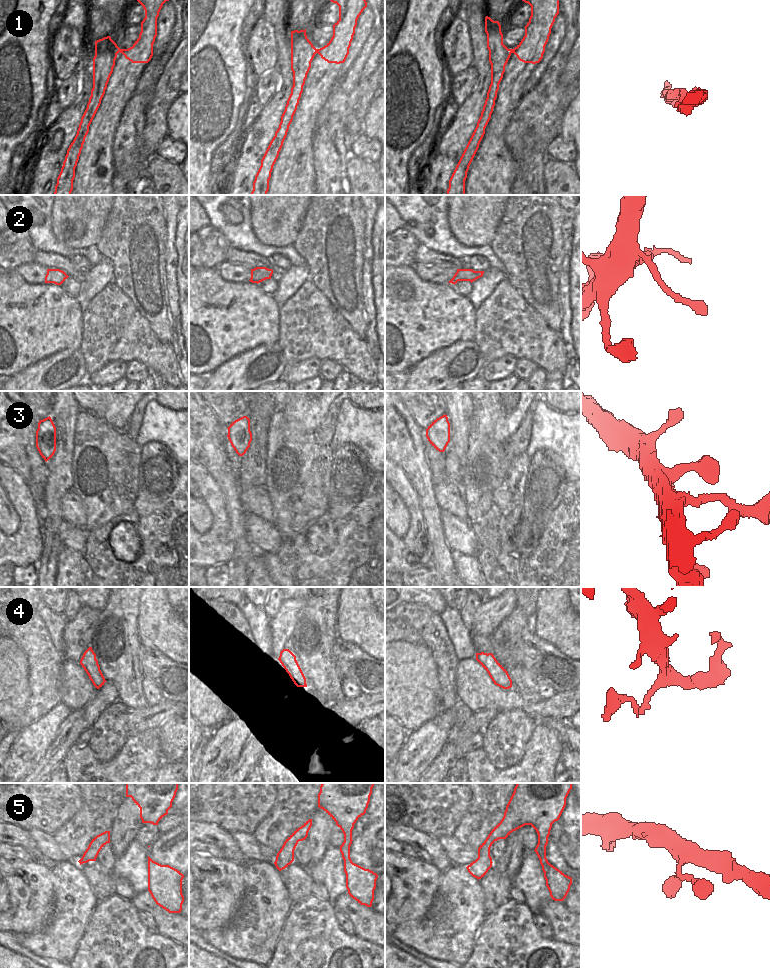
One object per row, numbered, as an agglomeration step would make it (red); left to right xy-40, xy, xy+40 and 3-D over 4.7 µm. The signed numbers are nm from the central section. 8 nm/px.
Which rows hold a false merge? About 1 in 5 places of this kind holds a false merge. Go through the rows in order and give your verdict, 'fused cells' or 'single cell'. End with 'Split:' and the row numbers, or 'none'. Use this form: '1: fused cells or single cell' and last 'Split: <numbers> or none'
1: fused cells
2: single cell
3: single cell
4: fused cells
5: single cell
Split: 1, 4

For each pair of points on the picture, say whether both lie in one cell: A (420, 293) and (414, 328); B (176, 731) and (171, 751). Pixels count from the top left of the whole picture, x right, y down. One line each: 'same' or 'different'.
A: same
B: same

